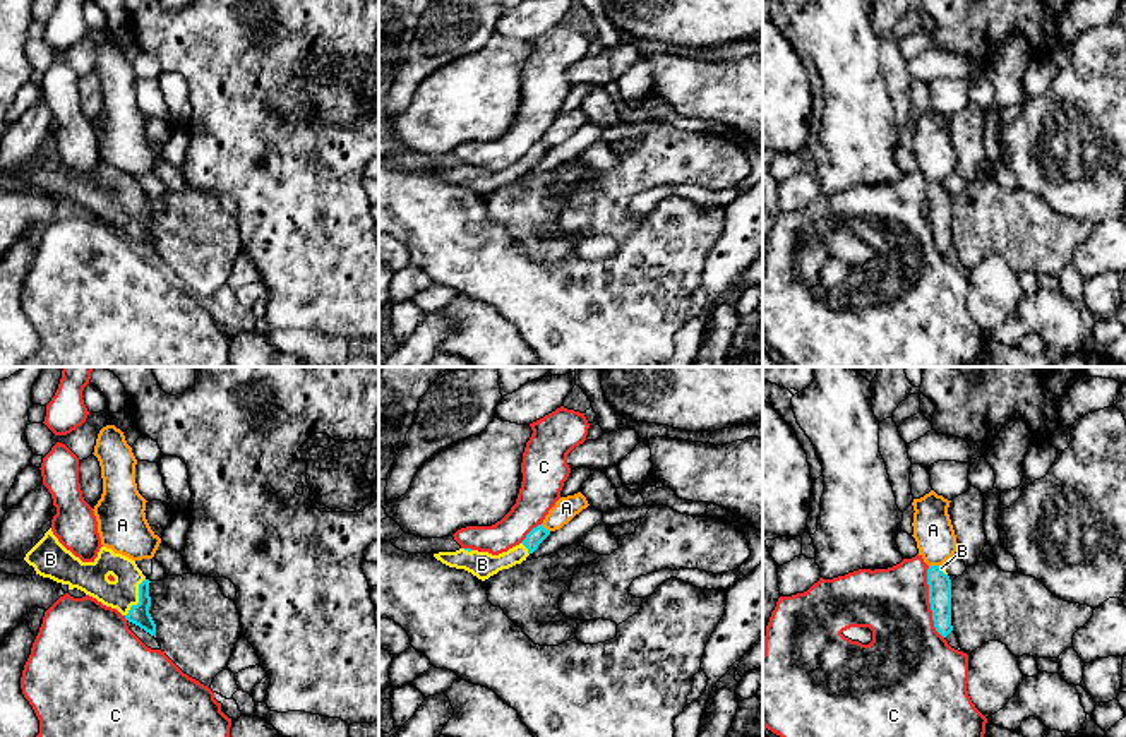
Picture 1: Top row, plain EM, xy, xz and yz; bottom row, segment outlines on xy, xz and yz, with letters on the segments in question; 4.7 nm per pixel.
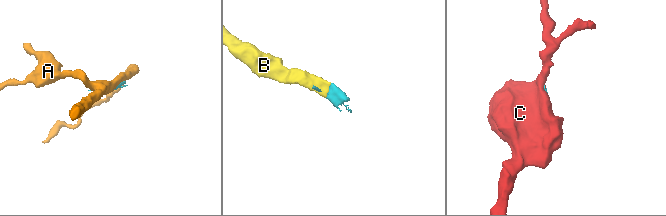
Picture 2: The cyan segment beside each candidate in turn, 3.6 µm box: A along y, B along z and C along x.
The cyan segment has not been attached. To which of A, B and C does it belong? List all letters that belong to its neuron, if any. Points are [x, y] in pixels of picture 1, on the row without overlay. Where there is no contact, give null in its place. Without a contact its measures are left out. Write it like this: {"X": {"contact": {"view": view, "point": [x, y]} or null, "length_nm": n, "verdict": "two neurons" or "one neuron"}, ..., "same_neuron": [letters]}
{"A": {"contact": {"view": "yz", "point": [934, 182]}, "length_nm": 60, "verdict": "two neurons"}, "B": {"contact": {"view": "xy", "point": [139, 215]}, "length_nm": 200, "verdict": "one neuron"}, "C": {"contact": {"view": "yz", "point": [929, 218]}, "length_nm": 340, "verdict": "two neurons"}, "same_neuron": ["B"]}

